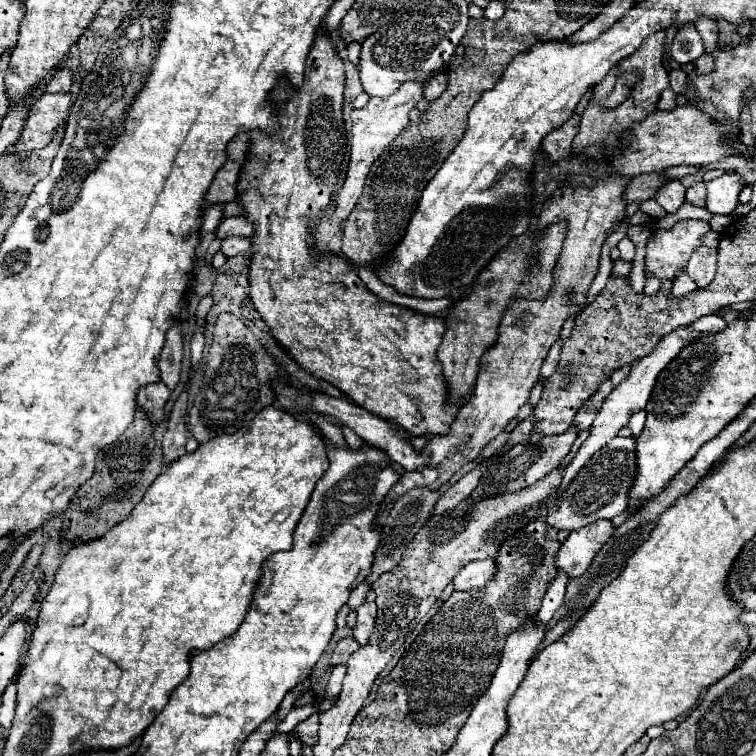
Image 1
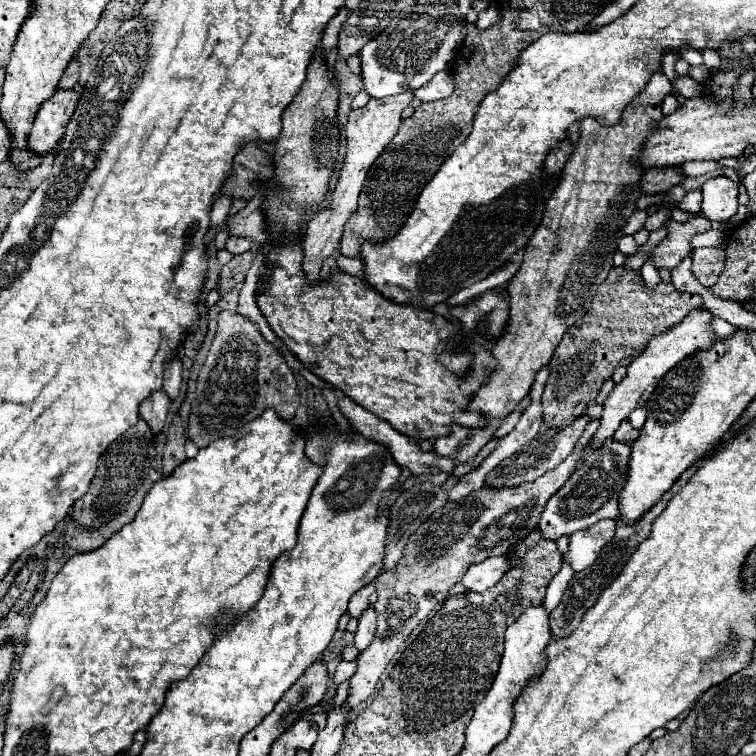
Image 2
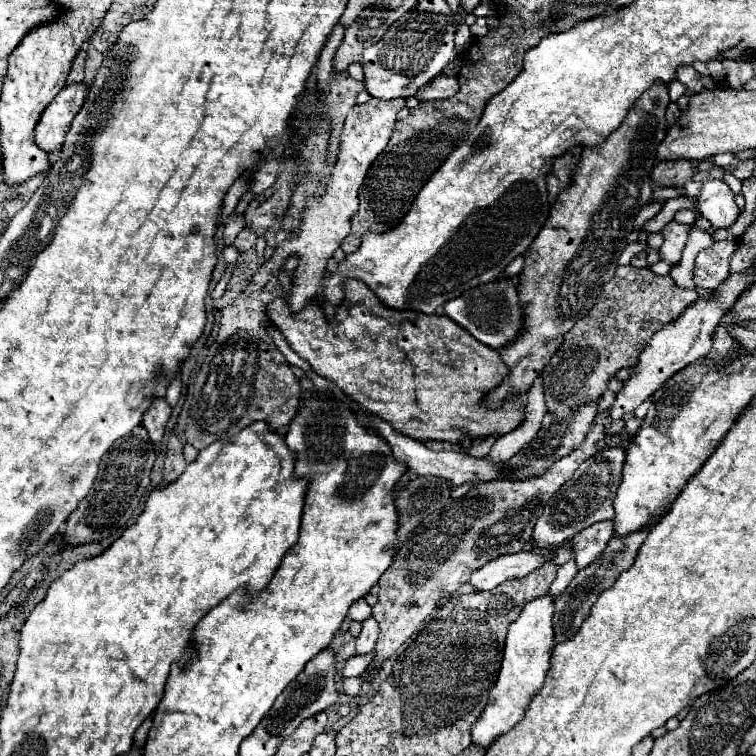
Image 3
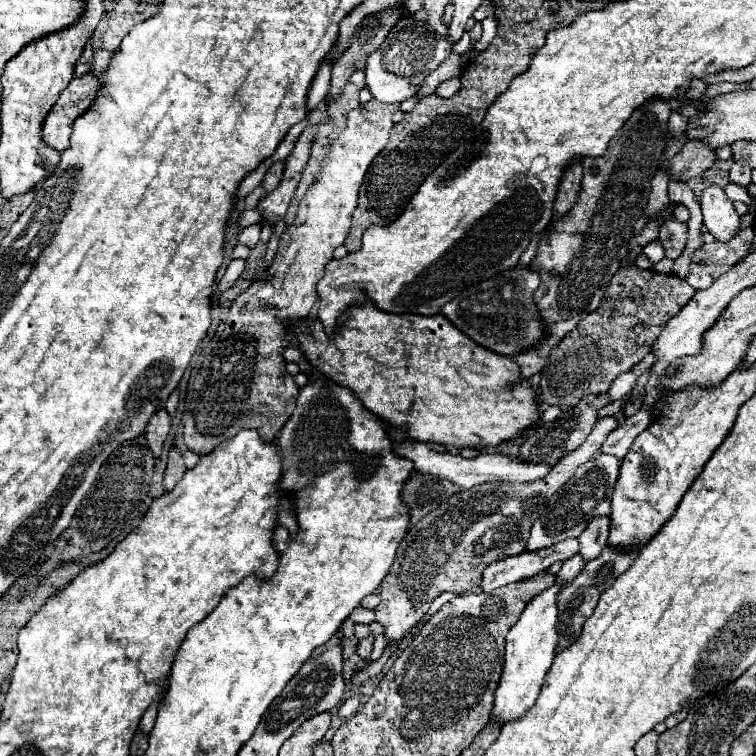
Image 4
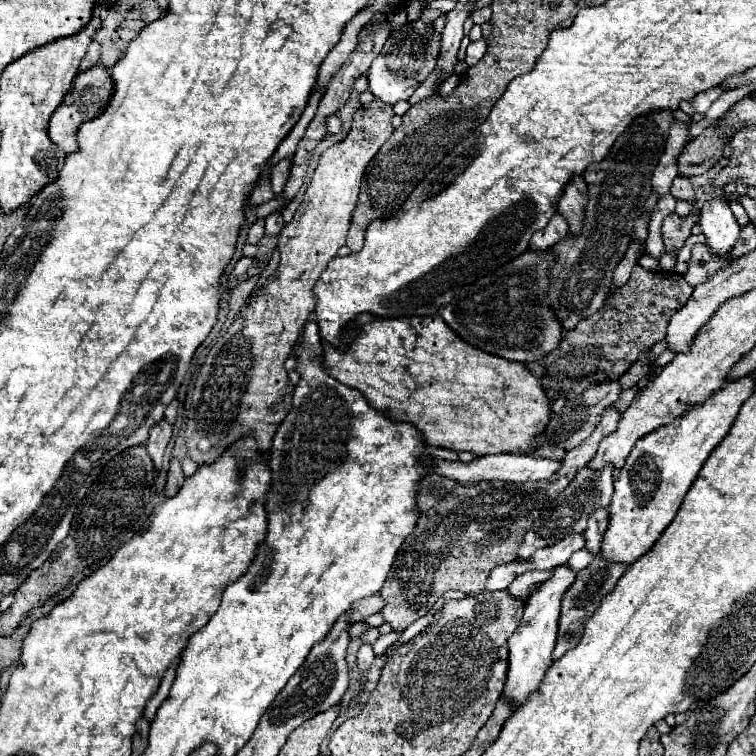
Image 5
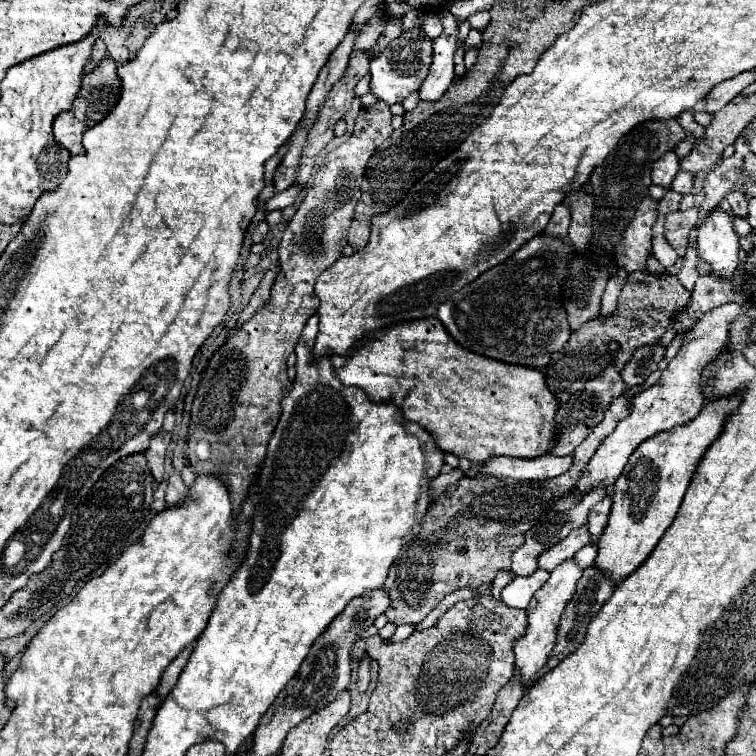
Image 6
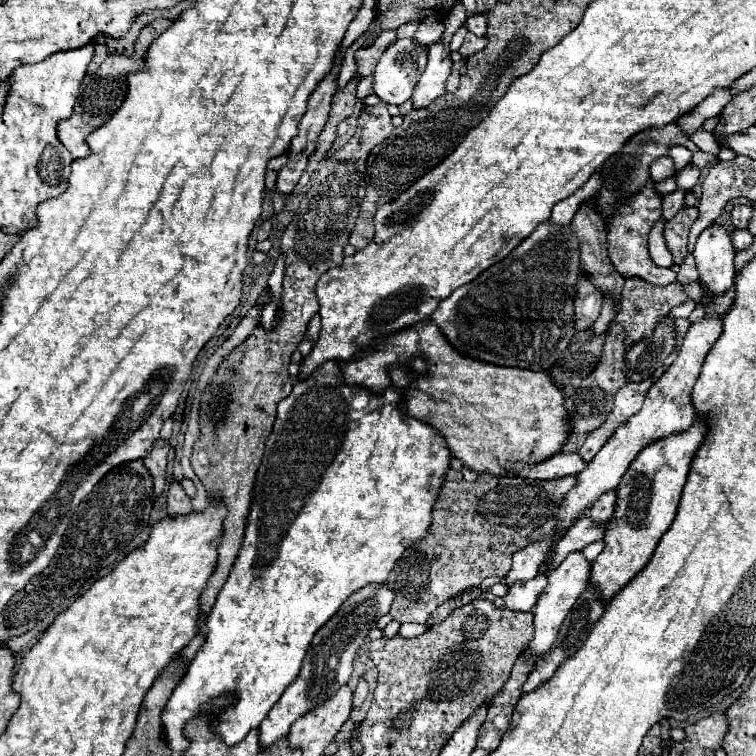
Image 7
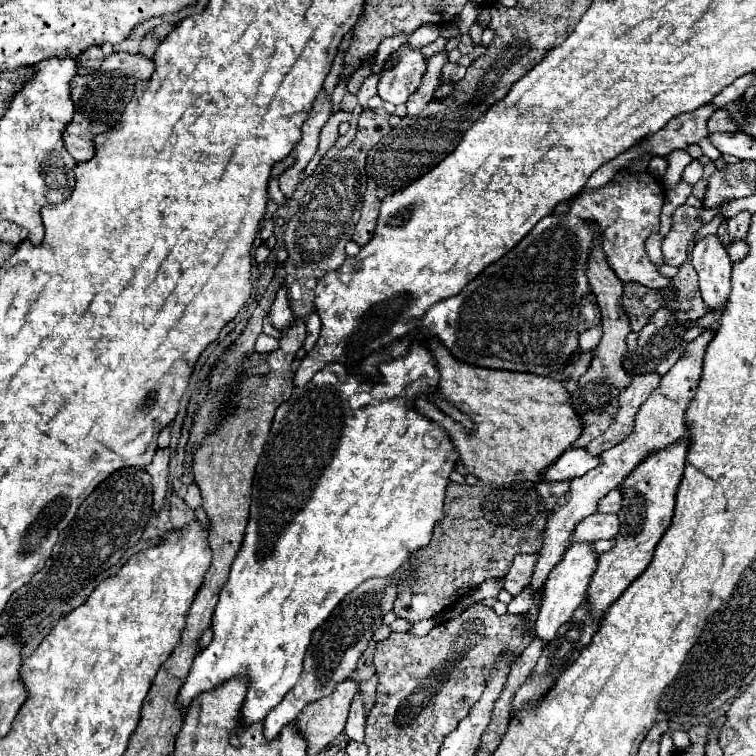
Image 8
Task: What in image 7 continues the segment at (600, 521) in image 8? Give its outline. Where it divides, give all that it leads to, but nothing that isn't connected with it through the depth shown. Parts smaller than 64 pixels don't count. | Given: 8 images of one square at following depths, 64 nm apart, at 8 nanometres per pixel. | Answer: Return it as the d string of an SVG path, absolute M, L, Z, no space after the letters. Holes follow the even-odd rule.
M582 516L568 532L566 536L556 544L554 556L552 556L552 564L548 564L548 570L558 568L558 564L562 564L562 560L570 554L570 552L578 552L582 550L586 544L602 540L604 538L604 528L594 528L592 520L588 516Z

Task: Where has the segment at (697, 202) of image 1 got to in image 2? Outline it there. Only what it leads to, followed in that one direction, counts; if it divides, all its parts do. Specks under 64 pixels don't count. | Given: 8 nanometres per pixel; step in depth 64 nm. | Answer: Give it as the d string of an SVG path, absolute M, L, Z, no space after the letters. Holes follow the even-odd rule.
M690 190L684 200L680 202L680 208L686 212L700 212L702 208L702 190Z

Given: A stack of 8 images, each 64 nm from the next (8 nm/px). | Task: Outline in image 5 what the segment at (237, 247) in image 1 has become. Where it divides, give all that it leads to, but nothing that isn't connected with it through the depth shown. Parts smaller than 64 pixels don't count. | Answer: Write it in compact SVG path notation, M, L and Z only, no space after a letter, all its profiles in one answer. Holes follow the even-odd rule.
M256 220L256 222L248 228L246 242L248 242L248 244L258 244L262 236L264 236L264 220Z

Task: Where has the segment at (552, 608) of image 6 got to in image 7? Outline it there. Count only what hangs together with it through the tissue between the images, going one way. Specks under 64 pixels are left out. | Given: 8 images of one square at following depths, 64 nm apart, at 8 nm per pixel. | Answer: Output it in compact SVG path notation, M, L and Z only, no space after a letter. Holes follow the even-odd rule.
M572 552L570 556L566 556L566 560L556 570L550 570L550 574L548 574L548 586L546 586L546 590L542 590L542 594L538 596L536 606L532 608L534 638L524 648L524 652L528 652L534 658L534 662L538 662L540 656L544 656L546 652L550 652L552 644L556 642L556 634L560 630L560 624L566 618L566 612L570 610L570 606L574 606L574 602L582 594L582 588L586 586L588 576L590 576L590 564L584 560L582 552Z

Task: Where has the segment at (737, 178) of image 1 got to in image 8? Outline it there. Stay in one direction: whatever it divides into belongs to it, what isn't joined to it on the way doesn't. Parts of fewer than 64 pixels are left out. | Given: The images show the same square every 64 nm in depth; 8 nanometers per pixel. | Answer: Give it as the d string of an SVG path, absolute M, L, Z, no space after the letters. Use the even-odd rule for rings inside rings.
M718 234L700 238L696 242L692 266L698 272L700 294L706 302L706 308L722 308L732 288L732 260Z

